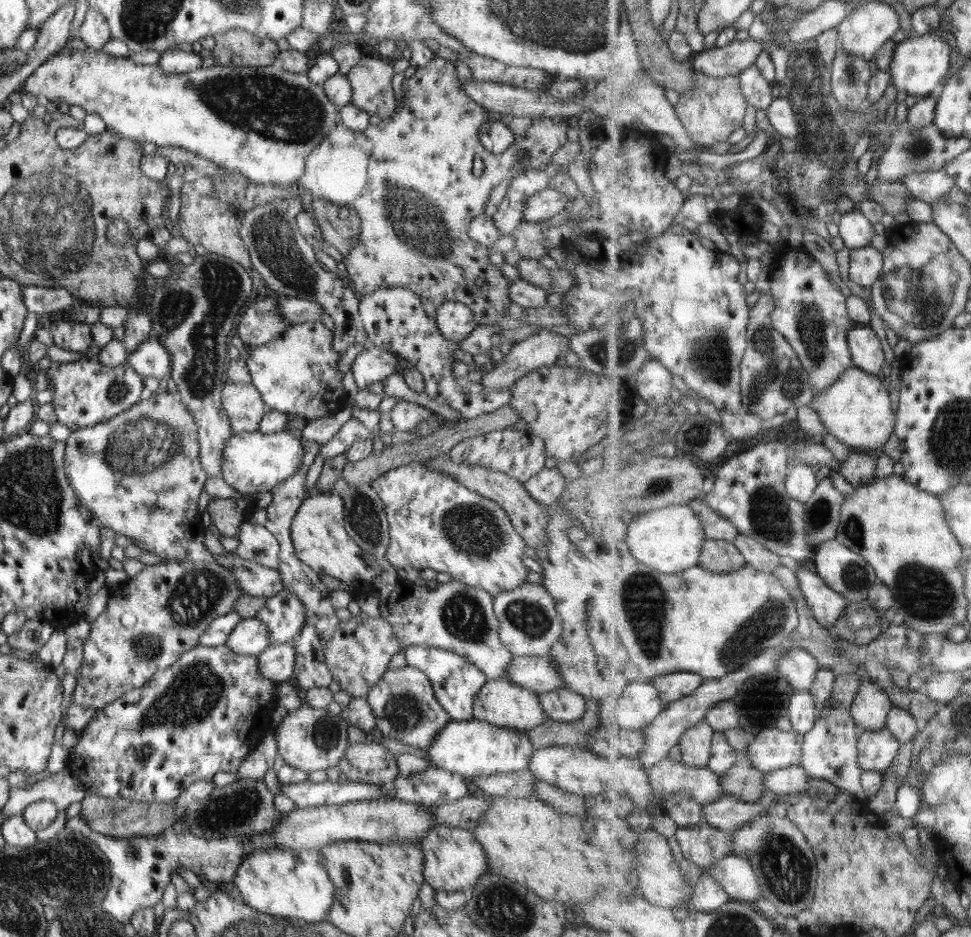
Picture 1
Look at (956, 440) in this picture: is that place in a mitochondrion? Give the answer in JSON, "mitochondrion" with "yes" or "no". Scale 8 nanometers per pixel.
{"mitochondrion":"yes"}

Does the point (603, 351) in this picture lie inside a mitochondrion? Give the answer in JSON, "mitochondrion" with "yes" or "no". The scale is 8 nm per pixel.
{"mitochondrion":"yes"}

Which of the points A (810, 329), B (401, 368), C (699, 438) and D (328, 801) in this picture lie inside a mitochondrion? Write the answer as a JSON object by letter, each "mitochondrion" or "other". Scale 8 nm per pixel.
{"A":"mitochondrion","B":"other","C":"mitochondrion","D":"other"}

